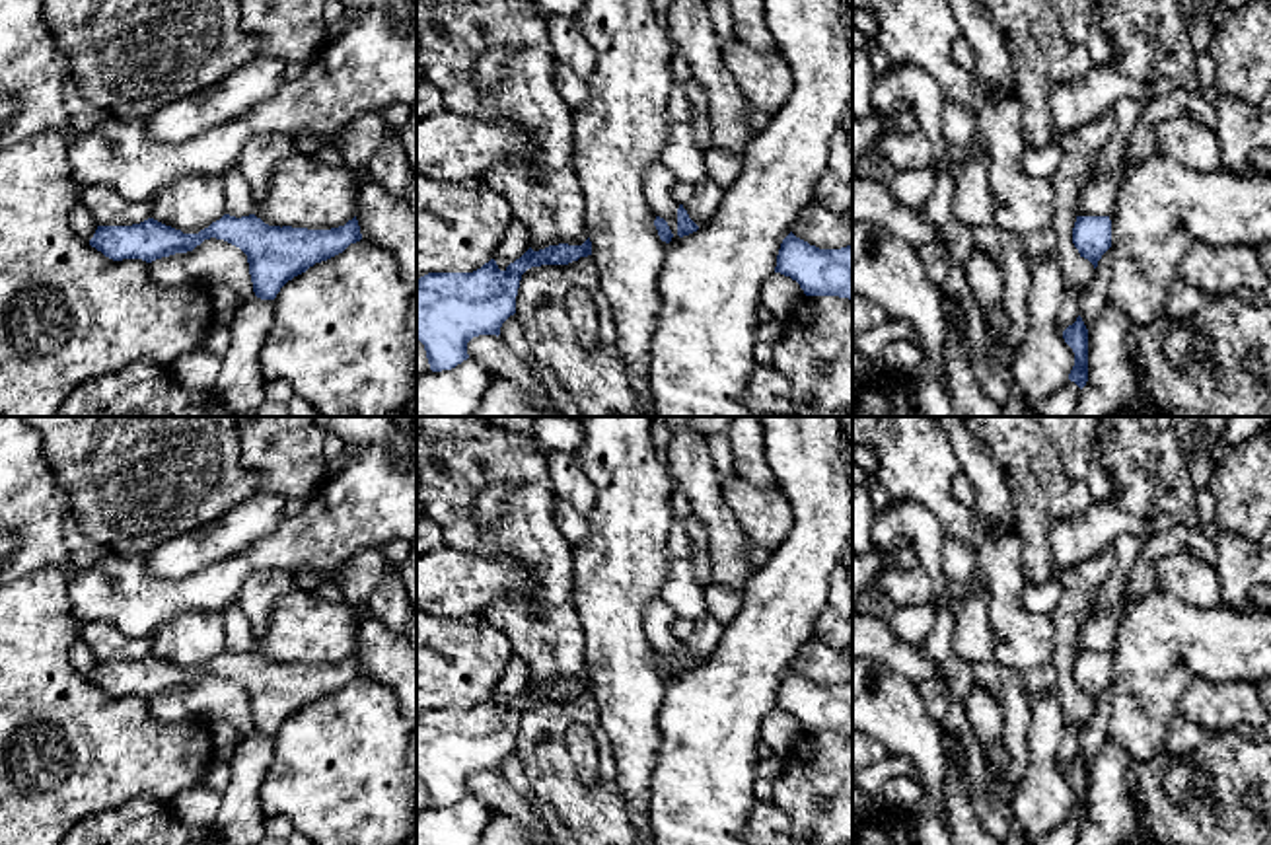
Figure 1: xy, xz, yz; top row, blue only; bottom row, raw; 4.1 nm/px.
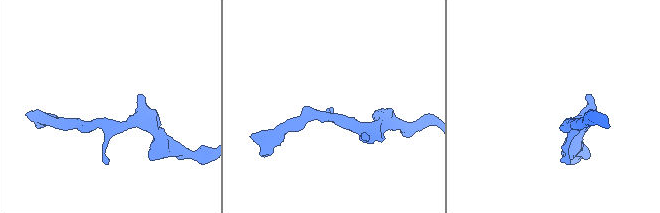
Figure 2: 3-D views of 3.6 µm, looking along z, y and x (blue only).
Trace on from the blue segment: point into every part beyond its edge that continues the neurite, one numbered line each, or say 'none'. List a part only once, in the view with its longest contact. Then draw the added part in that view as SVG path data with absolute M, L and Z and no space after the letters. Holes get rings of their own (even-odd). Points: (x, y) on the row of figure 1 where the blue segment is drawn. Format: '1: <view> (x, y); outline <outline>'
none

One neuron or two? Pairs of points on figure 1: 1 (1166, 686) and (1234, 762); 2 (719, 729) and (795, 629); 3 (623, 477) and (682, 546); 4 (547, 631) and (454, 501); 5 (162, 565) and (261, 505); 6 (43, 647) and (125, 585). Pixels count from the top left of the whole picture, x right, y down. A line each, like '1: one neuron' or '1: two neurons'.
1: two neurons
2: one neuron
3: two neurons
4: one neuron
5: one neuron
6: two neurons

